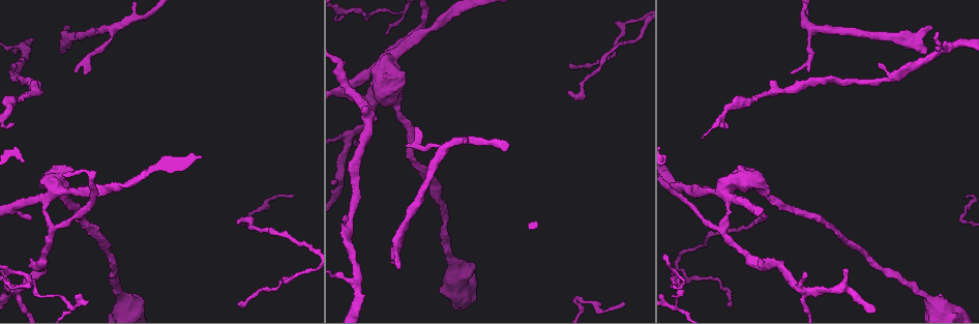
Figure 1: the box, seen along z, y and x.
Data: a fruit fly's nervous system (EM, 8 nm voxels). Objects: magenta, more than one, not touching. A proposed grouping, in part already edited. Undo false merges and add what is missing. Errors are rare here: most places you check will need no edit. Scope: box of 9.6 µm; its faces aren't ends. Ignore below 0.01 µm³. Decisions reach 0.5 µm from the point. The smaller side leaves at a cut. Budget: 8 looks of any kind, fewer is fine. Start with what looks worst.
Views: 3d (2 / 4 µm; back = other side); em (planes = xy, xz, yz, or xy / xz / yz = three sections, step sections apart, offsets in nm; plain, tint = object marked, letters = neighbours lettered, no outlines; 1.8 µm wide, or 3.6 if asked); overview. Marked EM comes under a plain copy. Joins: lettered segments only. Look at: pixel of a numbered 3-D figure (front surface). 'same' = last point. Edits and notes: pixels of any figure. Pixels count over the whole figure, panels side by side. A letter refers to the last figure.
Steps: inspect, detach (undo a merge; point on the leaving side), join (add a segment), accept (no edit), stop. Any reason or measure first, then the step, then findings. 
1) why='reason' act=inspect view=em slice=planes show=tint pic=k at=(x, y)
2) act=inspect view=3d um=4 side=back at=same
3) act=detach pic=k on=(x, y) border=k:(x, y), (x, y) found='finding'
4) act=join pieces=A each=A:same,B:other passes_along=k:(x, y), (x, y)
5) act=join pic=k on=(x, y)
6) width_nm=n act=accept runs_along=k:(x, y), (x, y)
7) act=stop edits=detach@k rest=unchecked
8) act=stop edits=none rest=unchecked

why='branch stops here' act=inspect view=em slice=yz step=4 show=letters pic=1 at=(392, 263)

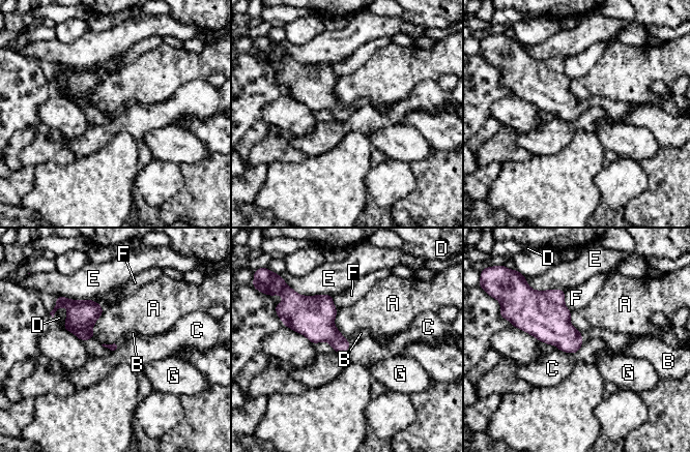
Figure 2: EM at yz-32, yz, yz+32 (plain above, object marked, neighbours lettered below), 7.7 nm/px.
act=join pieces=B each=A:other,B:same,C:other,D:other,E:other,F:other,G:other found='it goes on there'

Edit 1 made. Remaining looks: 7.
why='see it whole again' act=inspect view=overview

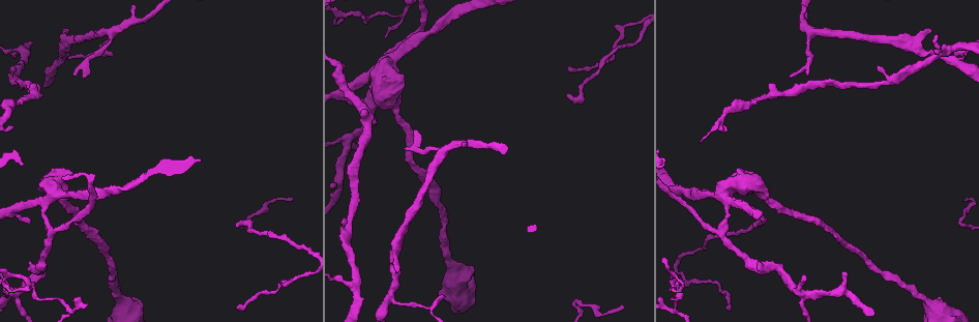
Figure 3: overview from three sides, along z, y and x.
why='branch stops here' act=inspect view=3d um=4 pic=3 at=(806, 74)

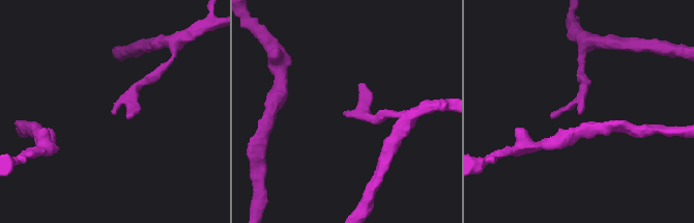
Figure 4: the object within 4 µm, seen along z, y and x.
why='now the EM' act=inspect view=em slice=planes show=letters pic=4 at=(115, 113)

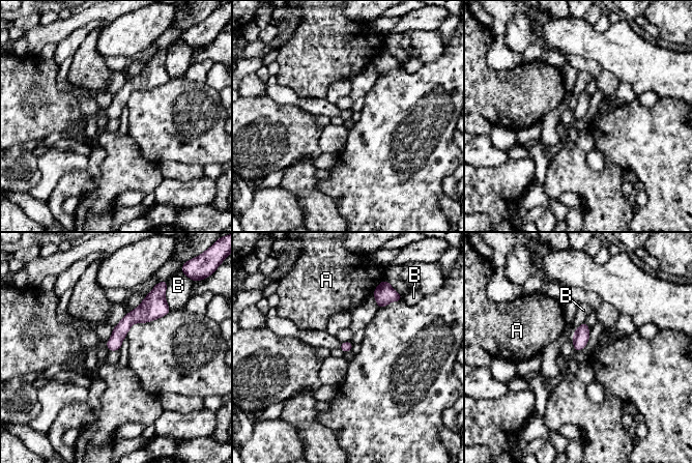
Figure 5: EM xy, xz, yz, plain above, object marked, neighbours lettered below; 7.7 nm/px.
act=accept each=A:other,B:other border=5:(164, 295), (171, 310) found='none of them fits'

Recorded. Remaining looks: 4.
why='four arms meet' act=inspect view=em slice=yz step=8 show=tint pic=3 at=(350, 145)

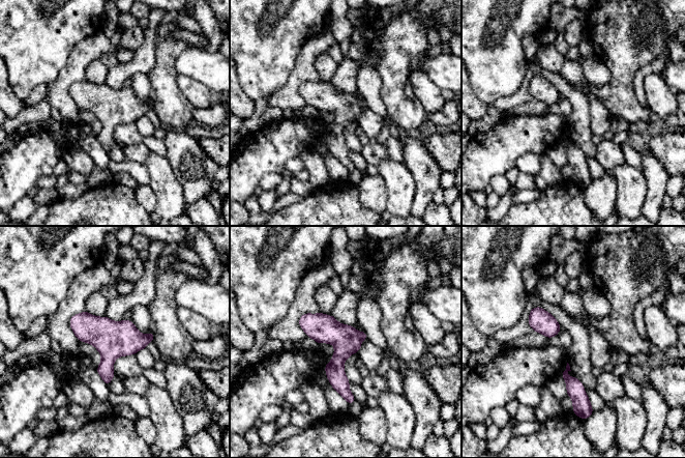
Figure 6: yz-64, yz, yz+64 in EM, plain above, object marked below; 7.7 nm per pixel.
act=inspect view=em slice=yz step=8 show=letters at=same

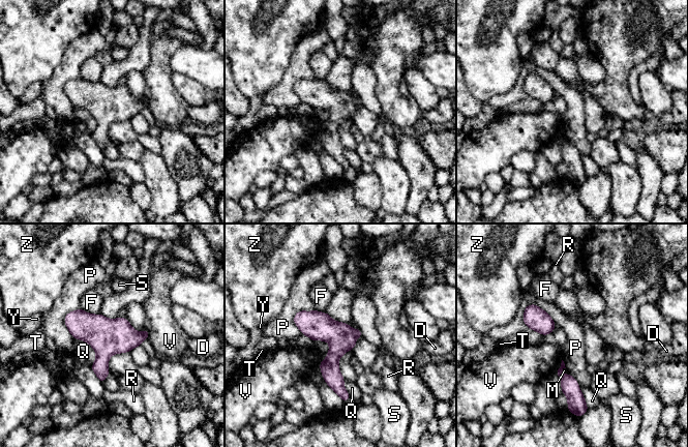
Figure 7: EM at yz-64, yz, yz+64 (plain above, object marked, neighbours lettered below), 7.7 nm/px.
longest_contact=P:280nm act=accept each=D:other,F:other,M:other,P:other,Q:other,R:other,S:other,T:other,V:other,Y:other,Z:other border=7:(524, 308), (536, 304), (556, 323) found='one neuron here'

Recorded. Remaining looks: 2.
why='thin end' act=inspect view=em slice=xz step=16 show=tint pic=3 at=(722, 124)

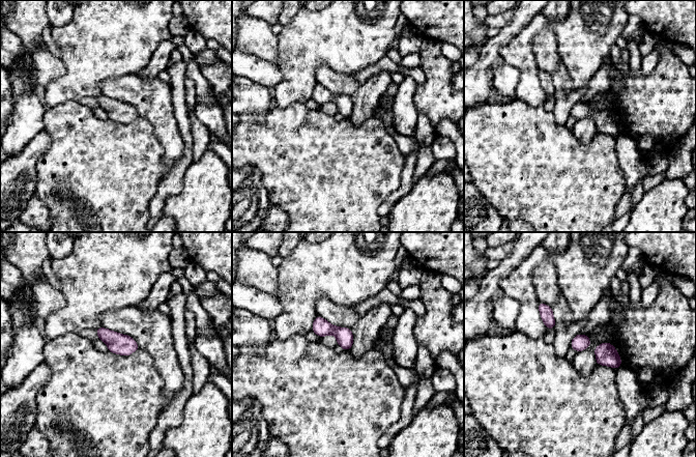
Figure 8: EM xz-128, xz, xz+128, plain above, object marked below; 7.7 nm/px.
act=inspect view=em slice=planes show=letters at=same

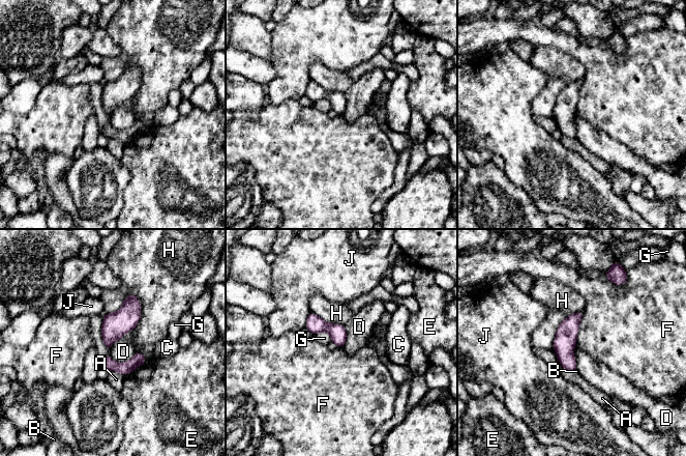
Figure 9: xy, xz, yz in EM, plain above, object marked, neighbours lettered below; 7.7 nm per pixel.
act=accept each=A:other,B:other,C:other,D:other,E:other,F:other,G:other,H:other,J:other border=9:(137, 350), (123, 362), (109, 354) found='none of them fits'

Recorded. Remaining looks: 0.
act=stop edits=join@2 rest=unchecked

